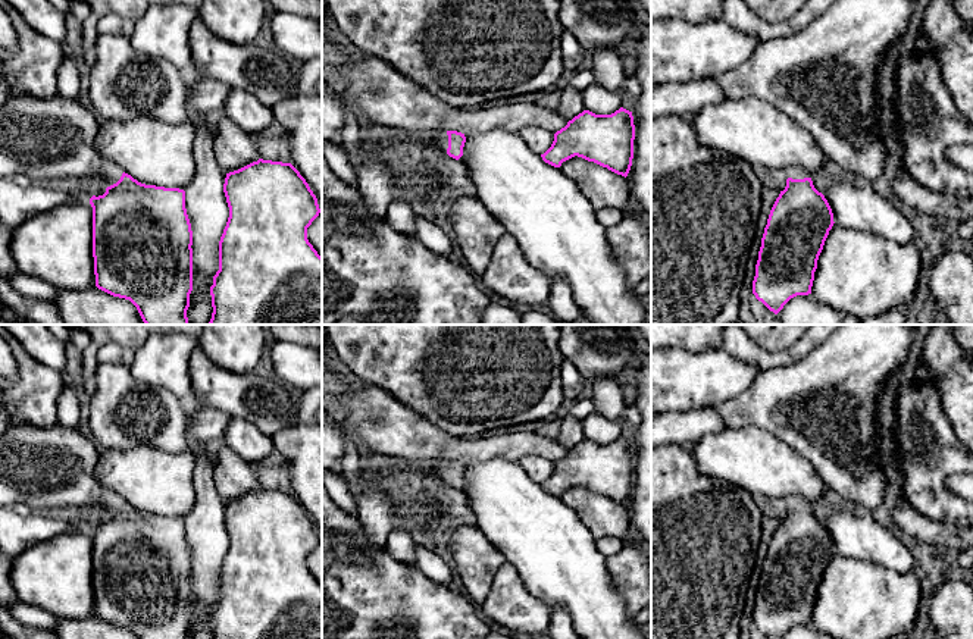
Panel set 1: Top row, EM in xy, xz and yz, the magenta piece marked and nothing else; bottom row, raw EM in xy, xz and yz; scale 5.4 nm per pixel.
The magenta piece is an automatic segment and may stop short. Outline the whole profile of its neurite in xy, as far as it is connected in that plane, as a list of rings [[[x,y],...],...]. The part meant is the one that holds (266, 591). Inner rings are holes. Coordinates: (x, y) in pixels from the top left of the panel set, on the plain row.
[[[259,488],[238,499],[226,502],[223,521],[229,536],[229,546],[219,570],[219,599],[210,615],[213,639],[322,639],[322,586],[307,568],[307,557],[319,545],[317,527],[306,508],[291,492]]]

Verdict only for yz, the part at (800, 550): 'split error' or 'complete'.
split error

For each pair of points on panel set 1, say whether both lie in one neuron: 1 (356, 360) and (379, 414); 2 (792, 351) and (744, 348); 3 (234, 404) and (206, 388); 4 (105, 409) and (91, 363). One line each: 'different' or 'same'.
1: different
2: same
3: same
4: different

